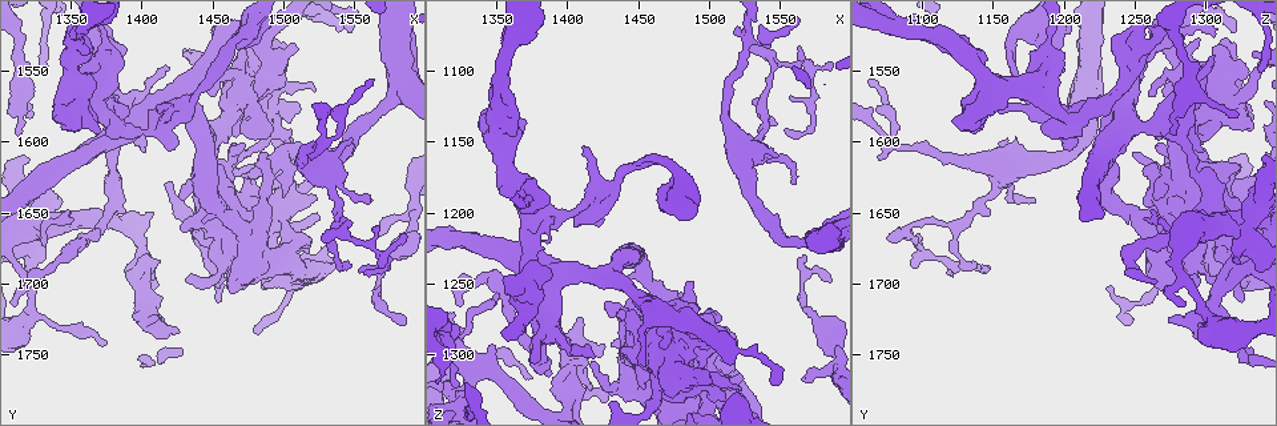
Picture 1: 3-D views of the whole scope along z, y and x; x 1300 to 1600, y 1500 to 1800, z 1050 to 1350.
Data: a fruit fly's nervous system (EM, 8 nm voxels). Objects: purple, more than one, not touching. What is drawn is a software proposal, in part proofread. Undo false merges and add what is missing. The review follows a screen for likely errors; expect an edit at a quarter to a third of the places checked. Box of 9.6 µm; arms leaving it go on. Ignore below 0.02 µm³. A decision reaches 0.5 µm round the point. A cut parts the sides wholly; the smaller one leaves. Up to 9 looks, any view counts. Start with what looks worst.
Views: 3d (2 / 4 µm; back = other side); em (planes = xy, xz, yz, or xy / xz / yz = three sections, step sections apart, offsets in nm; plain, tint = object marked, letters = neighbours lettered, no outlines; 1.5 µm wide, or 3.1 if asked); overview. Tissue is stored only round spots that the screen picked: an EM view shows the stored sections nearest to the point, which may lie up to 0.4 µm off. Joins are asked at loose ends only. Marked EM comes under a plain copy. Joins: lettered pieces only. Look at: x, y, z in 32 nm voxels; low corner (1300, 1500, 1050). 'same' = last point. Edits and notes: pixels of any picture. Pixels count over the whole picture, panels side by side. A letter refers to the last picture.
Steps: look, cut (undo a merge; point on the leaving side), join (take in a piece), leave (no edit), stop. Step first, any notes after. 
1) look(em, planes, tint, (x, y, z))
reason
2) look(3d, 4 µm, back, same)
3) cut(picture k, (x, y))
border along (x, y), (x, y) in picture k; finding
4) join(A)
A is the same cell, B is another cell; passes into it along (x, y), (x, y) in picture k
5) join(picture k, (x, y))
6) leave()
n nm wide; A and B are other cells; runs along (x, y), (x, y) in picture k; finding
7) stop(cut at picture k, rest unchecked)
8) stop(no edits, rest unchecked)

look(3d, 4 µm, back, (1412, 1726, 1276))
free end

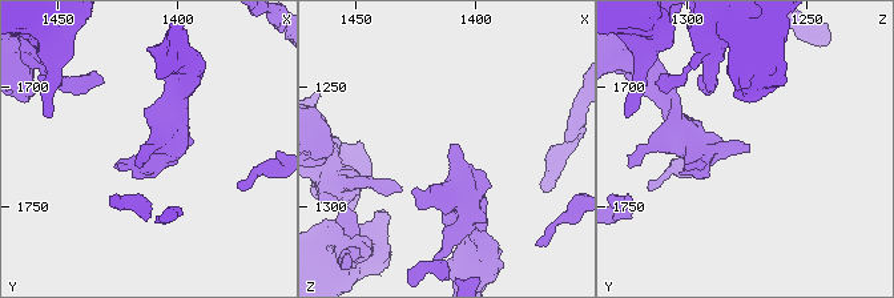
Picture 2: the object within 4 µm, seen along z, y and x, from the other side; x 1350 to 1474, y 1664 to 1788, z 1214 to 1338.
look(em, yz, step 8, tint, (1410, 1725, 1273))
need the tissue

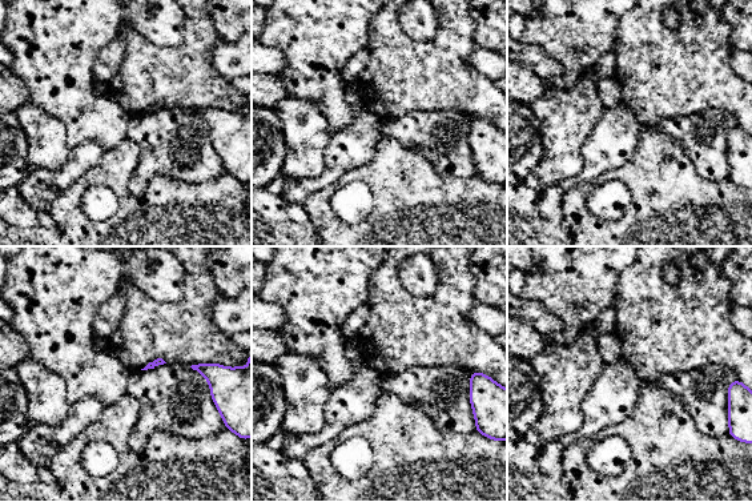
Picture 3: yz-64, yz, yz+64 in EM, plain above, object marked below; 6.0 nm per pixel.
look(em, planes, letters, same)
cut it another way

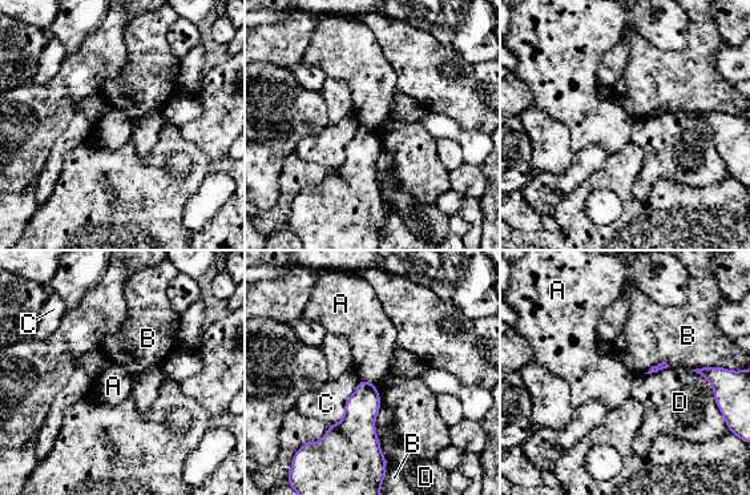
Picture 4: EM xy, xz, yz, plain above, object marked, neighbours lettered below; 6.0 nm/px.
leave()
A, B, C and D are other cells; border along (361, 379), (374, 385) in picture 4; none of them fits

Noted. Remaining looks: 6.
look(3d, 4 µm, back, (1566, 1666, 1316))
free end

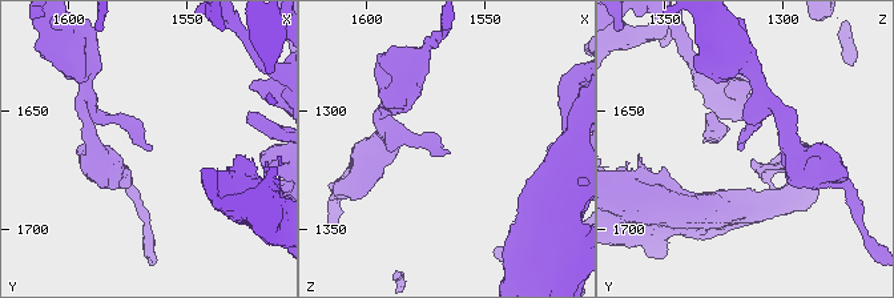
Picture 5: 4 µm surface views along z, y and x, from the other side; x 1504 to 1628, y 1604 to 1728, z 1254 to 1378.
look(em, planes, letters, (1566, 1667, 1318))
now the EM

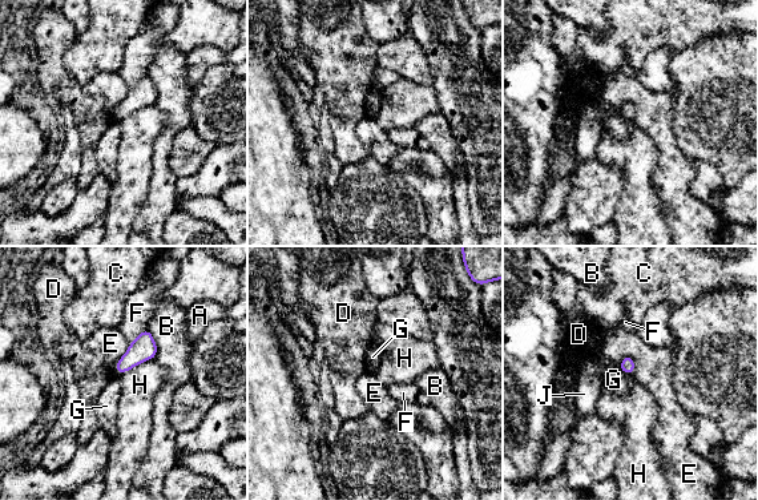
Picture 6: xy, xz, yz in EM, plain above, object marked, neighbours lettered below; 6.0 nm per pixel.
leave()
A, B, C, D, E, F, G, H and J are other cells; border along (154, 357), (134, 365), (120, 375) in picture 6; no lettered piece goes on from it

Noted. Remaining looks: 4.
look(3d, 2 µm, (1566, 1700, 1234))
thin end

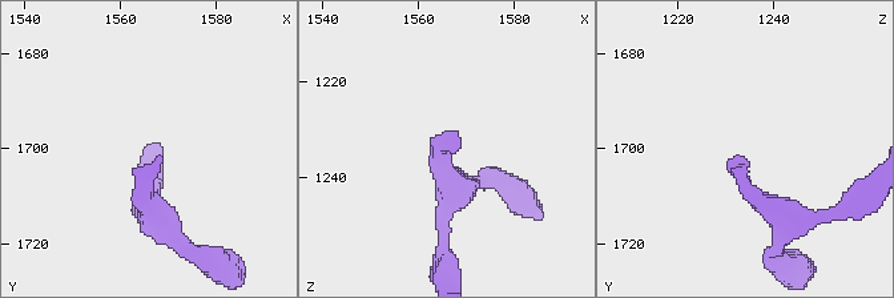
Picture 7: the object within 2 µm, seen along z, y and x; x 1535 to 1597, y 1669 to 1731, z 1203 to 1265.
look(em, planes, tint, (1568, 1702, 1234))

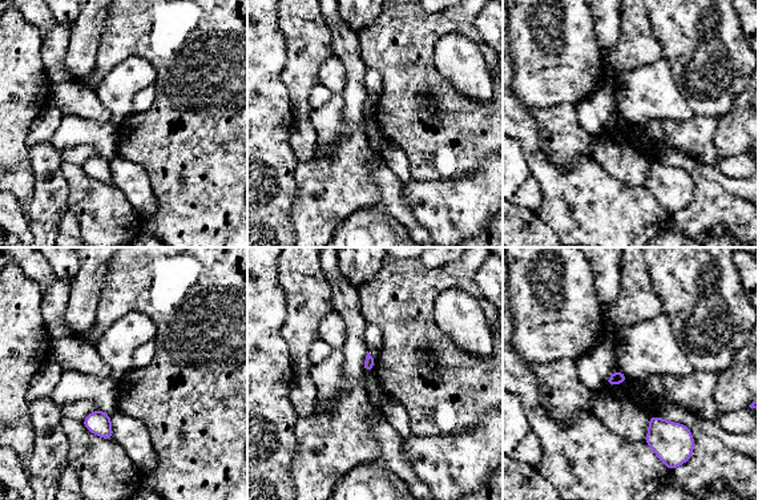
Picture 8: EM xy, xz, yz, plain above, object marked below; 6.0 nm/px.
look(em, planes, letters, same)

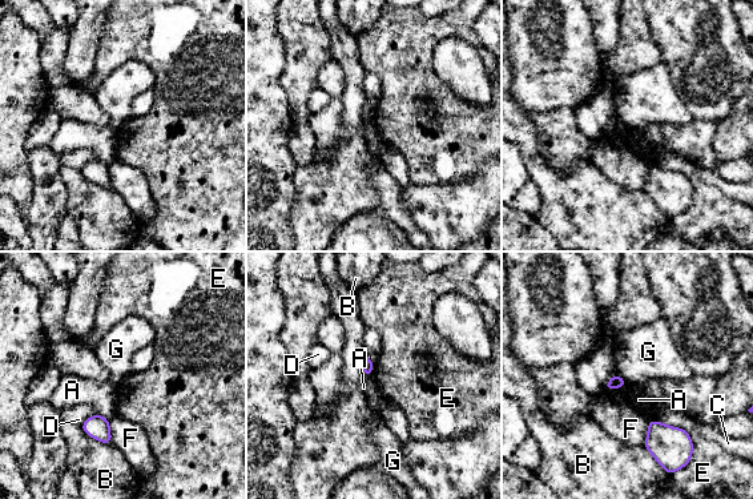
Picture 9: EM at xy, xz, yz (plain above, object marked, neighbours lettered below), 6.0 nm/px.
leave()
A, B, C, D, E, F and G are other cells; border along (616, 374), (628, 383) in picture 9; none of them fits

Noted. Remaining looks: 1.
stop(no edits, rest unchecked)

